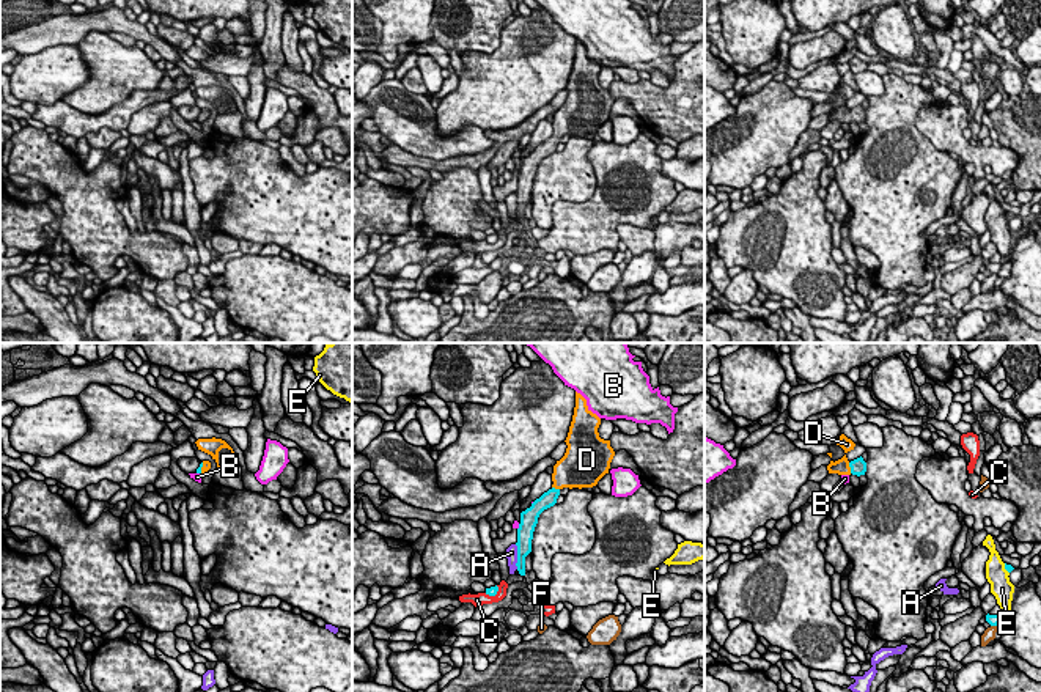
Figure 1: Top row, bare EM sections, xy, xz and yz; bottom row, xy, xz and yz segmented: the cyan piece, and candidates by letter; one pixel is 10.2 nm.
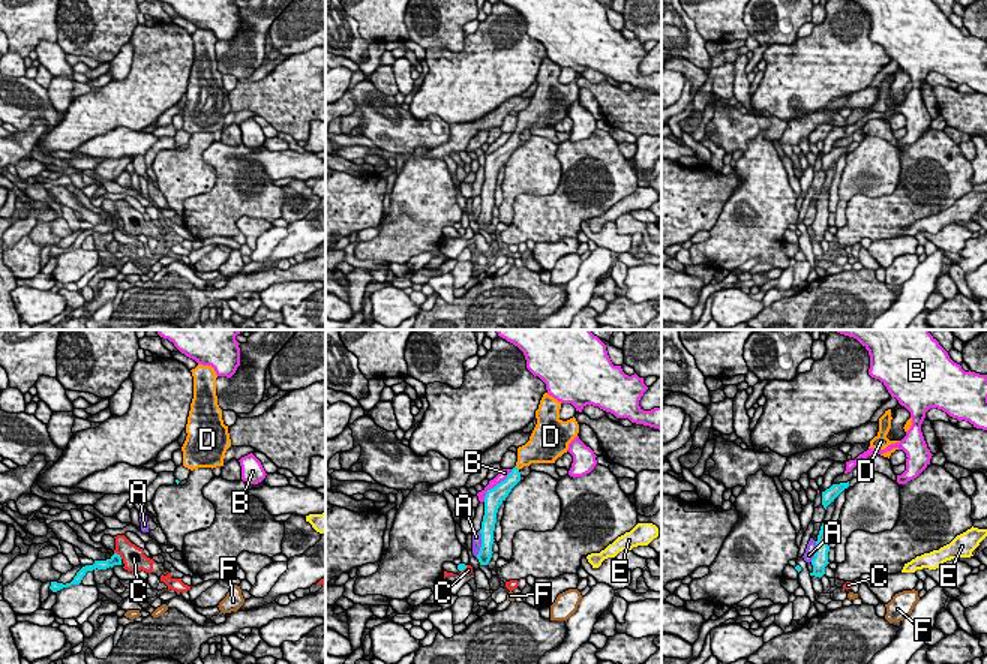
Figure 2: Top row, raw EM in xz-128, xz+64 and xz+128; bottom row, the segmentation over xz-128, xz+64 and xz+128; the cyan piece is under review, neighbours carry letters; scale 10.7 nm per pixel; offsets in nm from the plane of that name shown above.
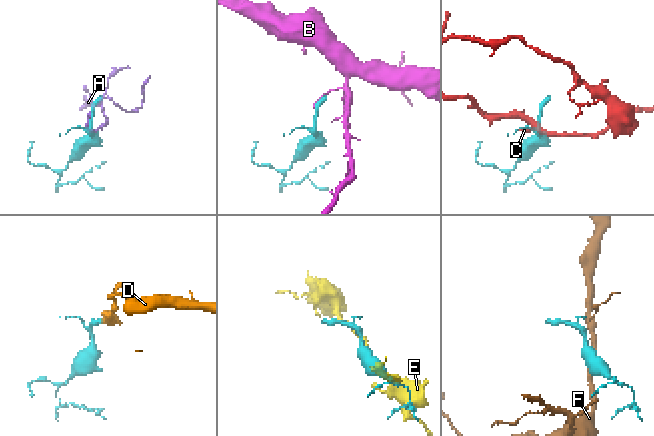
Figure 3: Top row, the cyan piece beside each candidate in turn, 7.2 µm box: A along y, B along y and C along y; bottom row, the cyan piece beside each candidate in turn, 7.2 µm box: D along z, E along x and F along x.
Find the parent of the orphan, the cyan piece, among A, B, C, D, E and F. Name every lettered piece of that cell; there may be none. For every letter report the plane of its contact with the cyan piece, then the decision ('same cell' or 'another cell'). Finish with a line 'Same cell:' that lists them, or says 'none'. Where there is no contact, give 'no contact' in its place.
A: xz | another cell
B: xz | another cell
C: xz | another cell
D: yz | same cell
E: yz | another cell
F: yz | another cell
Same cell: D

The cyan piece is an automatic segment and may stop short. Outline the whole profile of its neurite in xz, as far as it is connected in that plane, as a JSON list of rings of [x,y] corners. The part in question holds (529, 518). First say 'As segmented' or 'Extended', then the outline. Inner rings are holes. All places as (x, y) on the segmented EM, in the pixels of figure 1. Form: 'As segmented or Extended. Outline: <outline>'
Extended. Outline: [[[576,392],[576,407],[566,437],[566,453],[557,461],[552,473],[552,488],[520,513],[517,528],[517,571],[525,576],[525,557],[532,552],[533,532],[539,514],[554,506],[563,488],[593,488],[609,473],[615,456],[610,440],[599,437],[601,418],[593,414],[587,399]]]

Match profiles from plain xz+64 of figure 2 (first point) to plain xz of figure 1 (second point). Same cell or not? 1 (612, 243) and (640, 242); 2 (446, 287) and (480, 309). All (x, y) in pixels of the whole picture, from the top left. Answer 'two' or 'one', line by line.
1: one
2: one

